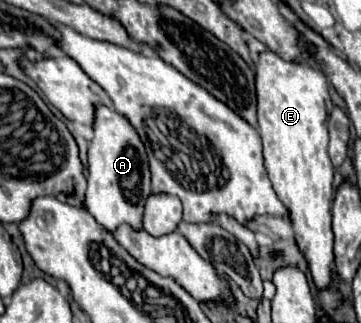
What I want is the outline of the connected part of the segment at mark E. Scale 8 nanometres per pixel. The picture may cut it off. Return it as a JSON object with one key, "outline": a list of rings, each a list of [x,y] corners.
{"outline":[[[265,50],[259,54],[259,60],[255,62],[255,88],[257,130],[263,142],[265,170],[279,200],[289,210],[297,244],[309,262],[315,284],[319,288],[325,288],[333,264],[333,166],[327,156],[329,84],[323,72],[311,68],[307,62],[287,62],[279,58],[275,52]]]}

